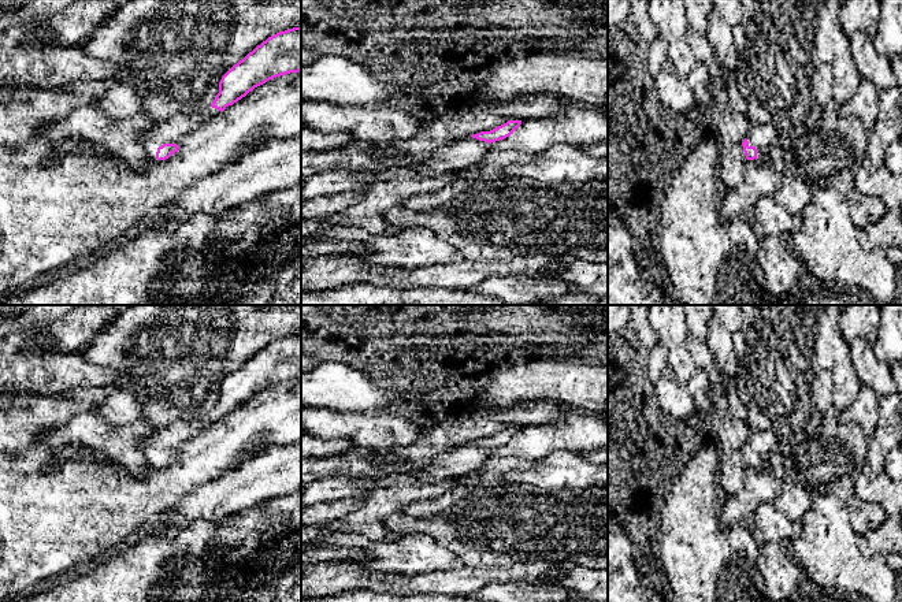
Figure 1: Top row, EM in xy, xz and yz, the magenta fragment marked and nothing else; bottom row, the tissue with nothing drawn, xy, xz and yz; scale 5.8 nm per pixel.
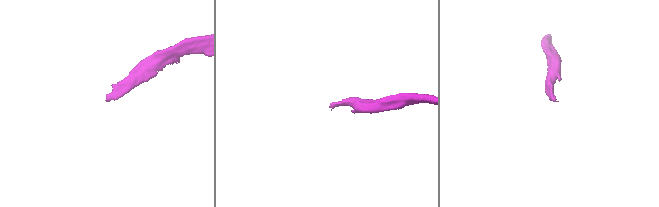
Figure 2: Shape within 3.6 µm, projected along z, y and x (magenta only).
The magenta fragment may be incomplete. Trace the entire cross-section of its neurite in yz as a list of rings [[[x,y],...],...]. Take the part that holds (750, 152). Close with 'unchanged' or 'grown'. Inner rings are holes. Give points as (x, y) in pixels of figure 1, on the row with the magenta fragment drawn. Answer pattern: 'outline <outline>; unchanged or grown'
outline [[[751,123],[742,142],[747,160],[761,161],[769,146],[784,137],[772,123]]]; grown

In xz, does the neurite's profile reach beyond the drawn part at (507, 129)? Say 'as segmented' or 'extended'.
extended

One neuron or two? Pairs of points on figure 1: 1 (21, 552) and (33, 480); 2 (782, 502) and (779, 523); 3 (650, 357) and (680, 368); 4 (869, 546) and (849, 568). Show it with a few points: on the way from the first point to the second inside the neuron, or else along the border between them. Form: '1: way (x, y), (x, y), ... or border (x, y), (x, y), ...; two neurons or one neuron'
1: way (21, 534), (21, 516), (30, 506), (32, 498); one neuron
2: border (772, 502), (786, 516), (800, 521); two neurons
3: border (665, 357), (668, 365); two neurons
4: border (857, 538), (857, 545), (865, 556), (884, 557); two neurons

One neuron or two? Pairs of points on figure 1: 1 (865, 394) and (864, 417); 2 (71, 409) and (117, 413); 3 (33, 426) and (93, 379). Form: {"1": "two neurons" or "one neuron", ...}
{"1": "one neuron", "2": "two neurons", "3": "two neurons"}

